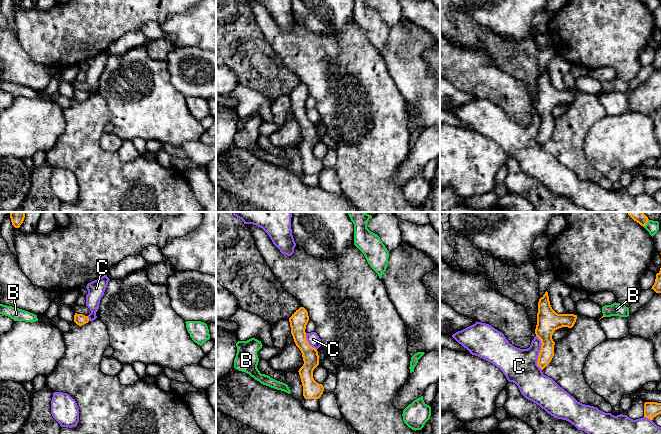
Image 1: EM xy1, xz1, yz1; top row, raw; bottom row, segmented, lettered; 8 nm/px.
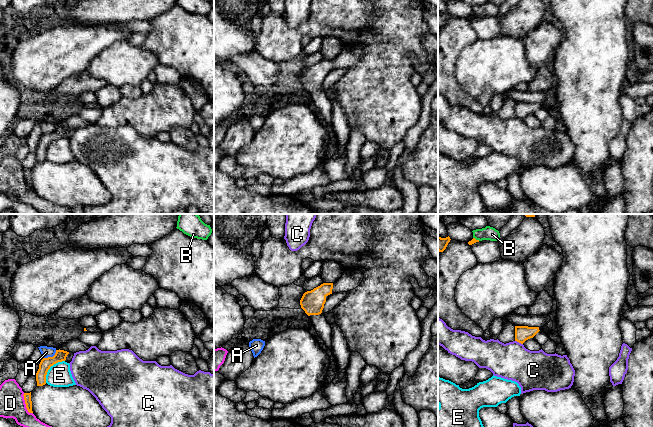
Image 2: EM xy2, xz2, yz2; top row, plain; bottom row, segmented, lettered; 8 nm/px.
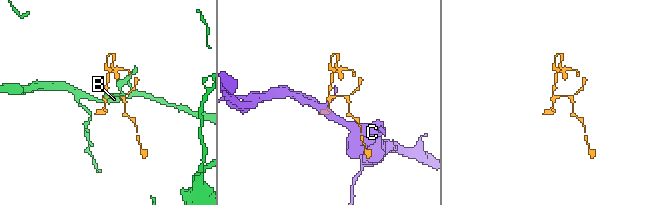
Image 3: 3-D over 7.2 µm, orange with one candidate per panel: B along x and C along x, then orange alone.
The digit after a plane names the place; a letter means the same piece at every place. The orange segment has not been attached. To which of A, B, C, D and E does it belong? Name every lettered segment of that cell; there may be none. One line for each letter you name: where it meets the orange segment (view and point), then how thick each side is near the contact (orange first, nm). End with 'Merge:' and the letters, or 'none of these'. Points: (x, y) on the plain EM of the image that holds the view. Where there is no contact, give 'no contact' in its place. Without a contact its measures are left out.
C: yz1 (540, 128) | 180/280 nm
Merge: C

